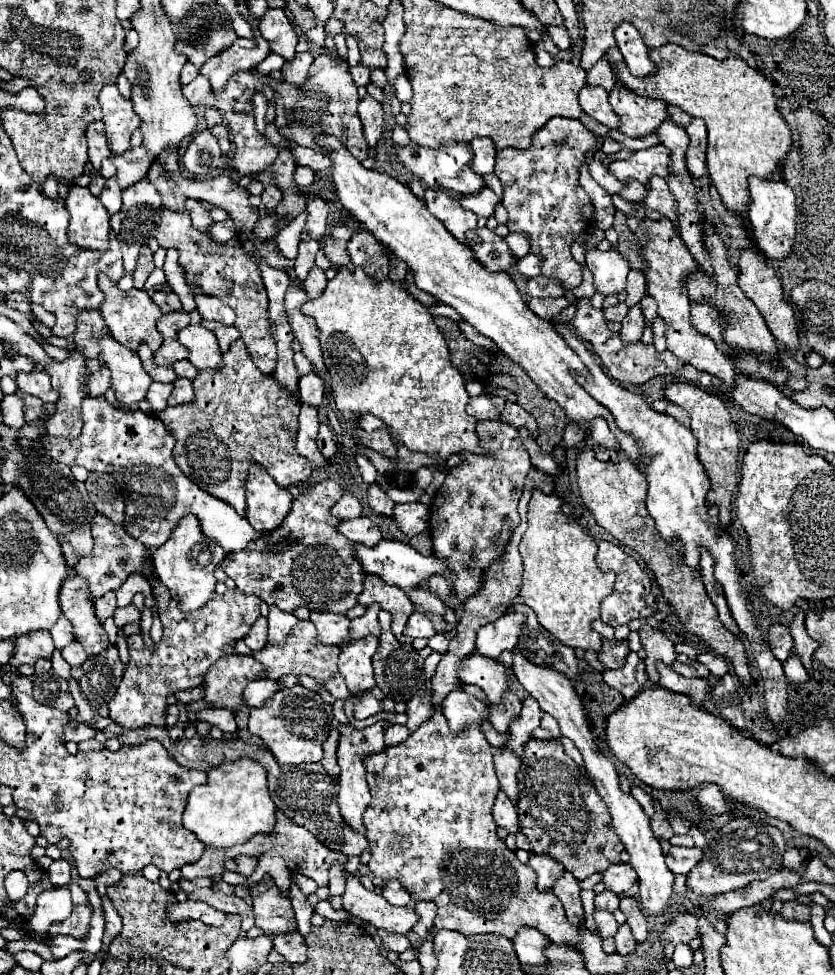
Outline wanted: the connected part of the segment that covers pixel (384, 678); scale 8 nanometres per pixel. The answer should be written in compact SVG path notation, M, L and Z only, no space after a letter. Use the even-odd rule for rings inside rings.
M380 612L378 616L380 626L382 626L382 634L380 634L380 646L376 650L376 654L372 656L372 666L374 666L374 678L378 682L378 686L384 690L386 696L392 696L394 702L406 702L410 700L414 694L422 692L426 688L426 680L422 676L422 664L418 666L418 660L414 654L414 648L410 644L402 646L396 636L390 630L390 614L388 612ZM412 652L412 654L408 654Z

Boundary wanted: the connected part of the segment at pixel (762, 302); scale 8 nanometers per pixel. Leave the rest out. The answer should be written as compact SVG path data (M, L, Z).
M752 244L750 248L740 252L740 276L738 276L738 286L742 288L742 292L756 304L756 308L760 310L762 318L766 320L766 326L770 328L772 336L778 342L784 342L782 346L788 350L796 350L798 348L798 332L796 332L796 322L794 322L794 310L790 308L790 304L784 300L782 294L782 282L776 276L774 268L768 268L768 262L764 258L764 254Z

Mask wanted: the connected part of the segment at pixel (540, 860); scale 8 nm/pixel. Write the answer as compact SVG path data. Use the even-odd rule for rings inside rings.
M532 854L528 864L538 874L538 890L550 890L552 884L558 880L558 876L564 874L564 866L554 862L550 856Z

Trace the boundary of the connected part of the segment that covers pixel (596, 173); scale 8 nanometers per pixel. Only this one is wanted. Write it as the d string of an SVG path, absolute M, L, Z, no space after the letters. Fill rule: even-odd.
M592 160L592 162L588 164L588 170L590 170L592 178L594 178L608 194L620 194L620 192L626 188L626 184L624 184L624 182L618 182L618 180L608 172L608 168L606 168L600 160Z

